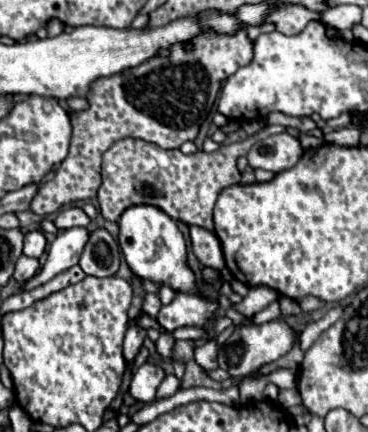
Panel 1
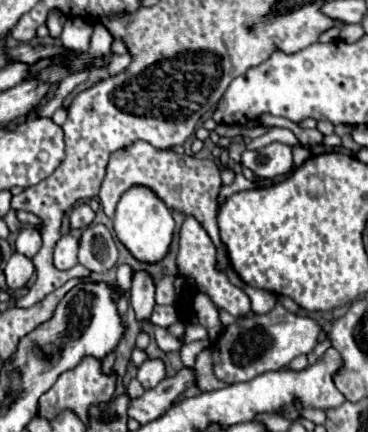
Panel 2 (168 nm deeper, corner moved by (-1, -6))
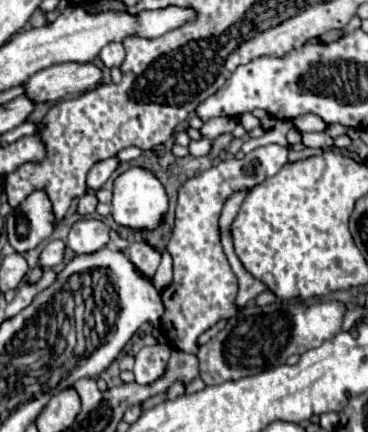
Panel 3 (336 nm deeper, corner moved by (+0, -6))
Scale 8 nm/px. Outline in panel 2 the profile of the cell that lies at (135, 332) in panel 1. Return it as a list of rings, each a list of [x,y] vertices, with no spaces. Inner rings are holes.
[[[138,270],[132,274],[132,298],[130,298],[130,304],[136,312],[136,318],[140,322],[148,320],[150,314],[152,314],[152,308],[154,308],[154,278],[146,272],[146,270]]]

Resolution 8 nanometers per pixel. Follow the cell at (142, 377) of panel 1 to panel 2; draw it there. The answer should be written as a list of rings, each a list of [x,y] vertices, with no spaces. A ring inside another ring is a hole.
[[[148,358],[142,366],[138,366],[138,376],[136,376],[142,384],[144,390],[154,388],[160,380],[166,378],[166,368],[164,362],[160,358]]]

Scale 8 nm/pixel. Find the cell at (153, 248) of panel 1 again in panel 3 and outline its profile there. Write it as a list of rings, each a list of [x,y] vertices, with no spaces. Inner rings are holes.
[[[131,168],[123,172],[115,180],[111,214],[119,226],[127,226],[131,230],[155,230],[167,214],[167,194],[163,184],[143,168]]]

